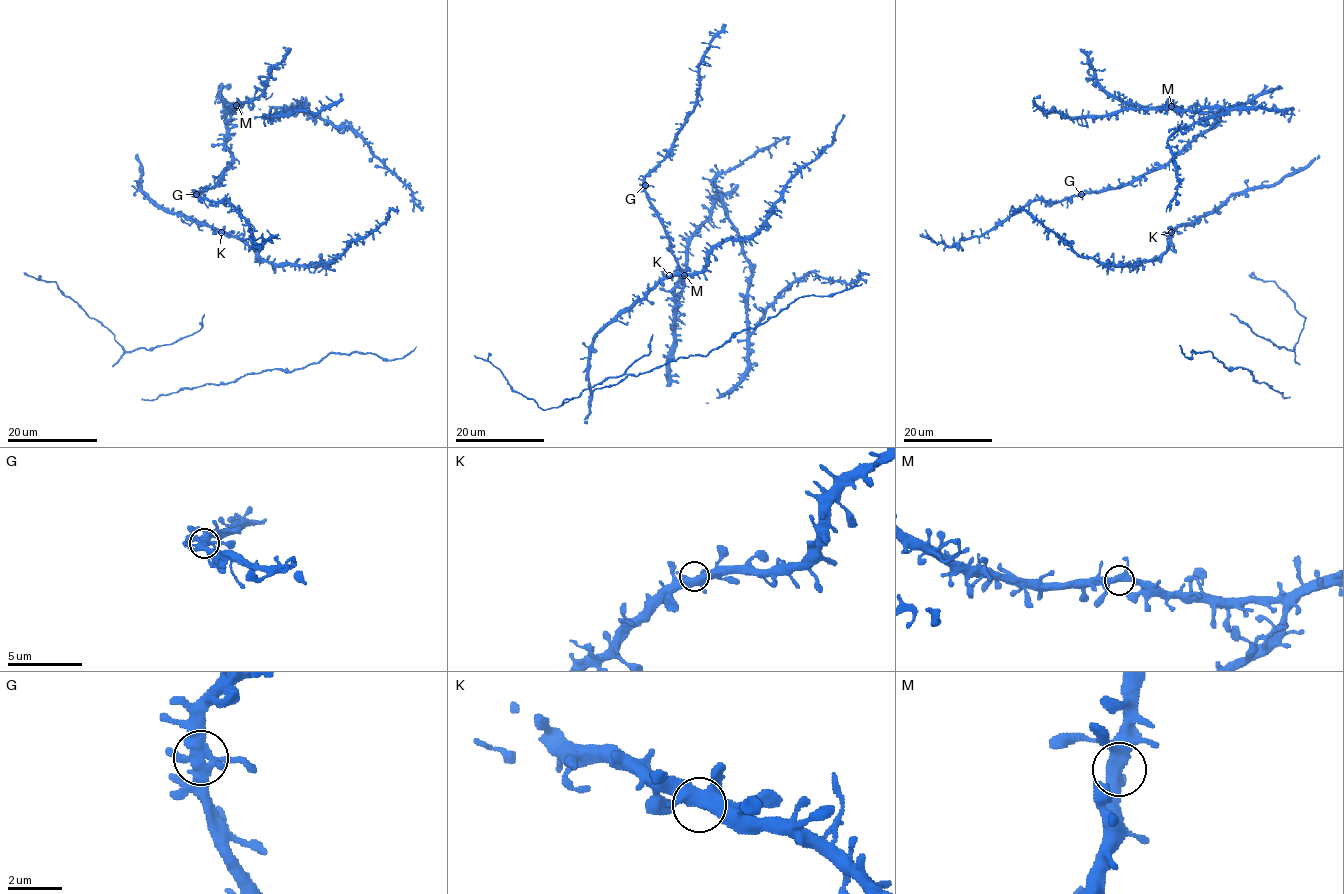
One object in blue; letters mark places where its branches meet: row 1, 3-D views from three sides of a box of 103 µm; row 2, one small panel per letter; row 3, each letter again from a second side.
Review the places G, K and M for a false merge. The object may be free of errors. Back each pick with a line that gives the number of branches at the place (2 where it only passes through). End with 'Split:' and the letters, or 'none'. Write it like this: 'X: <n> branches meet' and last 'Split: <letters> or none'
Split: none

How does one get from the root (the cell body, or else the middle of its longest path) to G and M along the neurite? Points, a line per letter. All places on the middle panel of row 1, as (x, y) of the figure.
G: (671, 245), (644, 185)
M: (671, 245), (680, 272), (680, 282), (674, 290), (673, 315), (684, 275)

